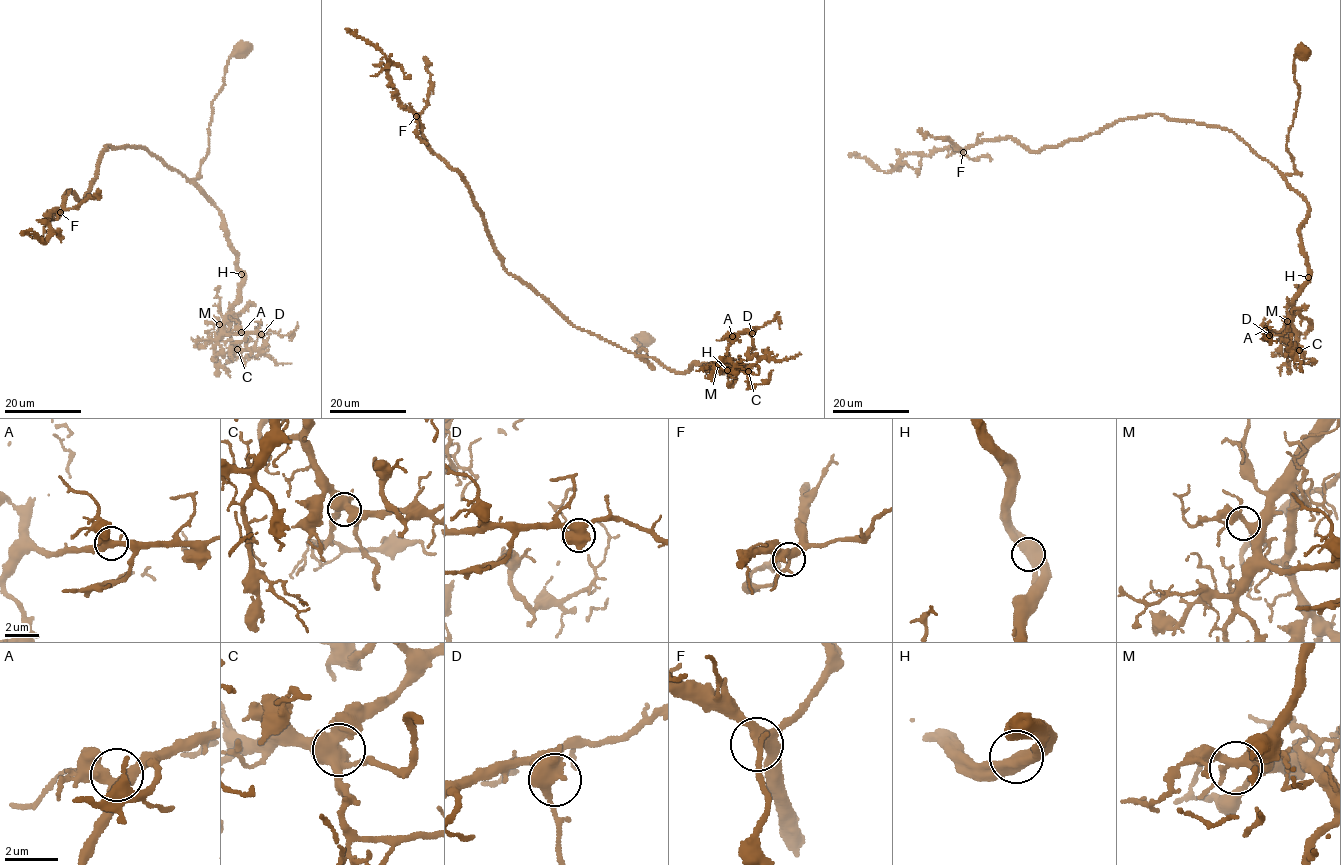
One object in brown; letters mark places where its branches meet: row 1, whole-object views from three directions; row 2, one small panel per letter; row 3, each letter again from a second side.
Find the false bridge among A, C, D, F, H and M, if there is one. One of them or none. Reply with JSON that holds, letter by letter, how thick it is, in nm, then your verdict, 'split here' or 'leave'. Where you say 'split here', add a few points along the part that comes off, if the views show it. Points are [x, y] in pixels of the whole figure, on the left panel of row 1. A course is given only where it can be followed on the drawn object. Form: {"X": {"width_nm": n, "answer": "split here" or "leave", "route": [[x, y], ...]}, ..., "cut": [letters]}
{"A": {"width_nm": 400, "answer": "leave"}, "C": {"width_nm": 500, "answer": "leave"}, "D": {"width_nm": 550, "answer": "leave"}, "F": {"width_nm": 320, "answer": "leave"}, "H": {"width_nm": 600, "answer": "leave"}, "M": {"width_nm": 360, "answer": "leave"}, "cut": []}

